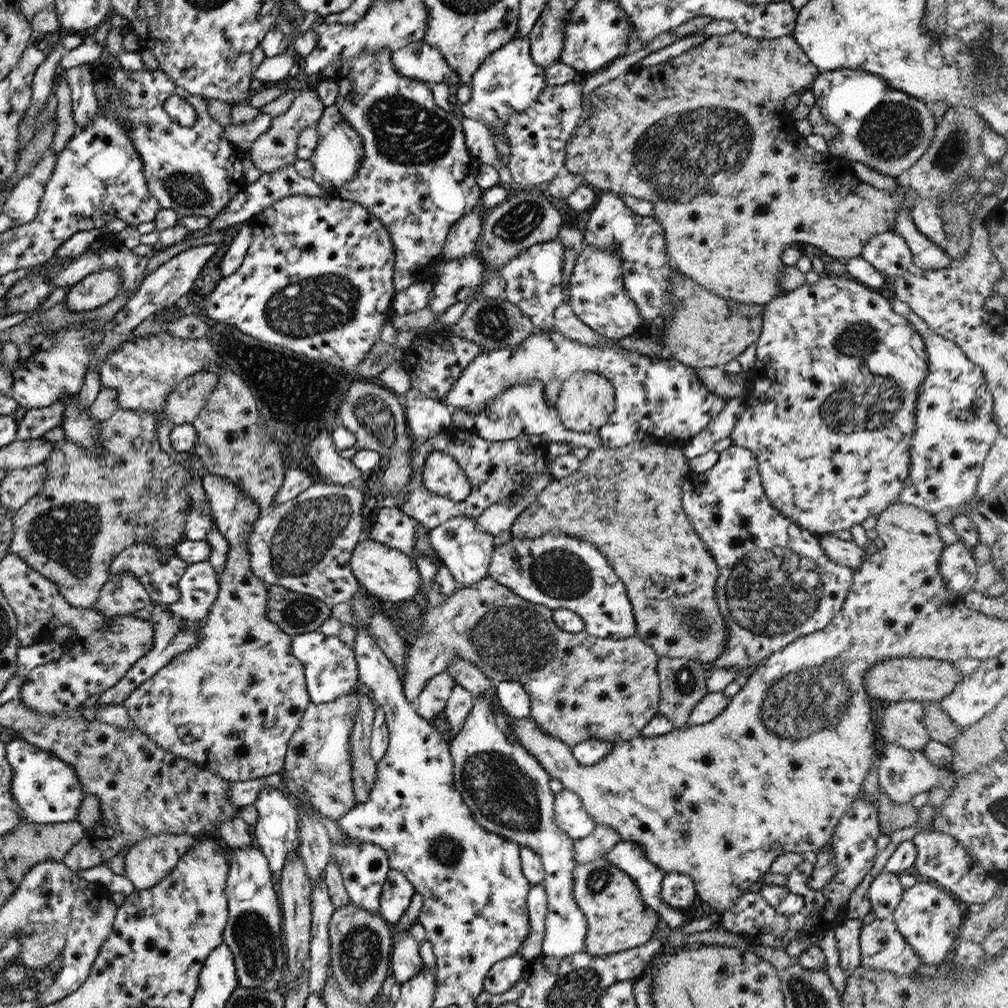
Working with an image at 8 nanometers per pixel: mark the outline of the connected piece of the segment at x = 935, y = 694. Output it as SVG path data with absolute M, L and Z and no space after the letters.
M909 656L874 662L869 668L864 669L861 676L865 690L870 697L887 700L890 703L903 700L920 703L927 700L939 701L944 696L951 694L963 677L953 662Z

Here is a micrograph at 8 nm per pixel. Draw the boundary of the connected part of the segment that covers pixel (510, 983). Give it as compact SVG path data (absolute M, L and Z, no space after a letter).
M516 954L491 965L483 980L483 992L501 995L510 990L518 981L526 961Z

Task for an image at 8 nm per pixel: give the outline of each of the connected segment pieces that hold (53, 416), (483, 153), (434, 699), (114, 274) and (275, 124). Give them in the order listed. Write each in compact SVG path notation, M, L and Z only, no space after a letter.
M58 400L46 407L26 409L17 418L16 439L41 439L43 434L62 422L64 406Z
M457 118L462 124L464 143L471 156L478 159L479 164L488 165L494 168L498 174L498 184L512 181L508 167L501 162L497 162L497 152L490 137L490 130L478 120L470 118Z
M447 674L432 676L416 696L415 712L426 721L444 714L446 700L454 687L454 680Z
M104 268L85 275L79 282L69 286L65 294L66 308L71 312L85 312L99 308L120 292L118 268Z
M309 87L294 92L294 98L289 108L281 115L270 119L270 127L257 139L250 148L251 161L261 172L273 172L278 168L294 165L297 135L307 127L313 126L325 107L319 101L315 88Z

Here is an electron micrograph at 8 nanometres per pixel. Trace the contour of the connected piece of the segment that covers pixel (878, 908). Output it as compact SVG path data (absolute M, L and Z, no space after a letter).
M882 871L868 887L866 897L870 902L869 913L873 914L874 919L891 918L903 891L898 875Z

